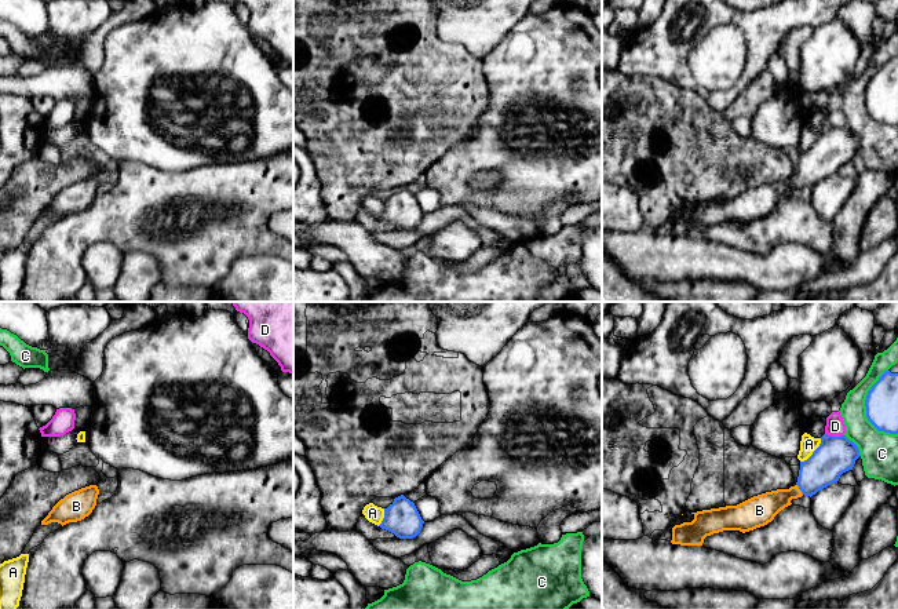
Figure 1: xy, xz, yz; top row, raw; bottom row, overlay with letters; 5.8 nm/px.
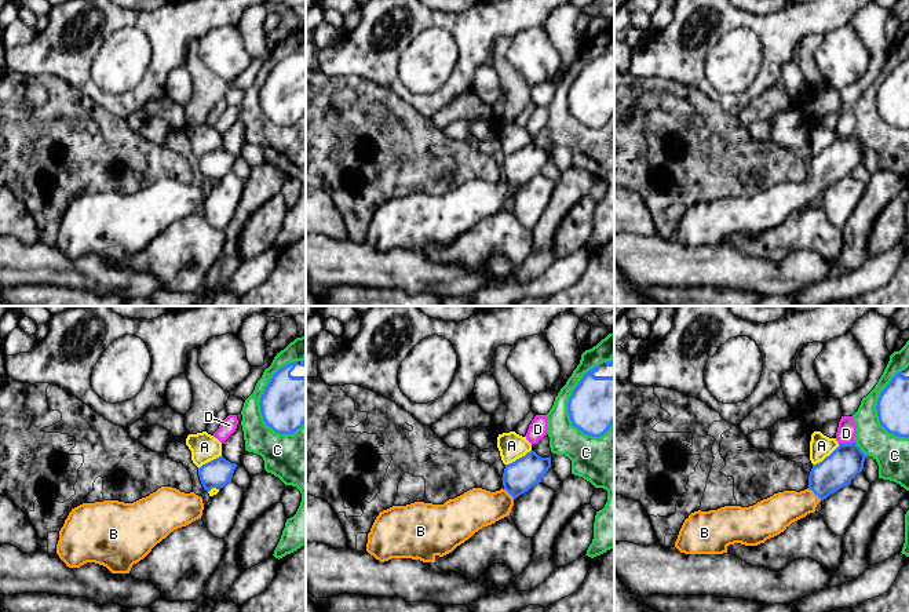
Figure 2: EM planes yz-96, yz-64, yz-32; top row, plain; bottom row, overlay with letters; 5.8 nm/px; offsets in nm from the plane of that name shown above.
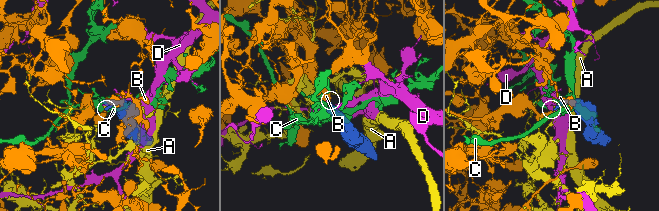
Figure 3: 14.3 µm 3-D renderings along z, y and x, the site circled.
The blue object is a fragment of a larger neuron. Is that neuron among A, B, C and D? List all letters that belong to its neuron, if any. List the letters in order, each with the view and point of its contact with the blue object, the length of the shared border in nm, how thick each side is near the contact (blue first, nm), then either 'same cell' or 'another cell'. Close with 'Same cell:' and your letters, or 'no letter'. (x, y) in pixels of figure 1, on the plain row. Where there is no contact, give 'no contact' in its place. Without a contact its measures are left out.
A: yz (813, 143) | 190 nm | 220/100 nm | another cell
B: yz (799, 179) | 80 nm | 220/170 nm | same cell
C: yz (867, 101) | 380 nm | 190/220 nm | another cell
D: yz (835, 128) | 110 nm | 220/110 nm | another cell
Same cell: B

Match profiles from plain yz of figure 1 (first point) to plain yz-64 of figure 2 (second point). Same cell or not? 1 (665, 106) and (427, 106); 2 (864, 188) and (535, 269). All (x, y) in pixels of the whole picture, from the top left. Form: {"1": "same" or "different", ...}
{"1": "different", "2": "same"}

